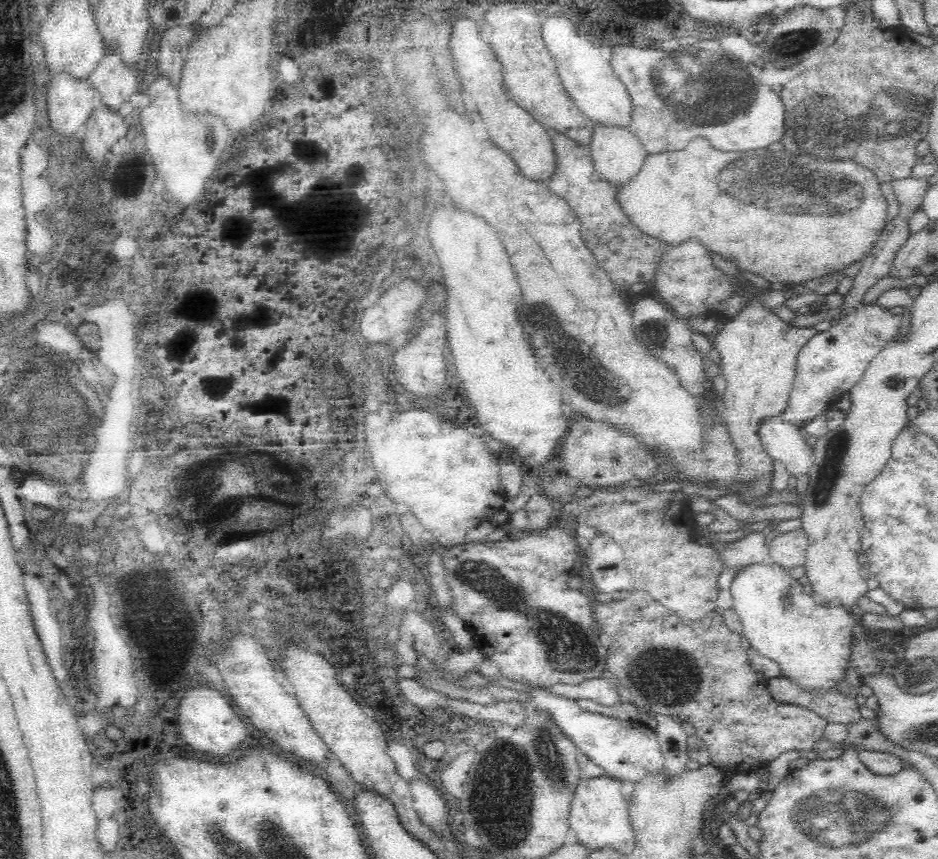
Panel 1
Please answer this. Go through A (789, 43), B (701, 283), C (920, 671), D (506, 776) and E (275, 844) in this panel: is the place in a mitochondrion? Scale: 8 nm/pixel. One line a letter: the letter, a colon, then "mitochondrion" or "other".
A: mitochondrion
B: other
C: mitochondrion
D: mitochondrion
E: mitochondrion

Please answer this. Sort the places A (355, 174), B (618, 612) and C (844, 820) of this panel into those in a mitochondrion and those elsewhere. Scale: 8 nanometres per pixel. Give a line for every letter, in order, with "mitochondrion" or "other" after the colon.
A: other
B: other
C: mitochondrion

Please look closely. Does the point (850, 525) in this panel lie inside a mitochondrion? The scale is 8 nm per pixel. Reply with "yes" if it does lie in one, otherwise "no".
no

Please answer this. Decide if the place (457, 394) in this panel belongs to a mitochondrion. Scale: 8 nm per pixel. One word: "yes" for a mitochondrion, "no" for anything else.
no

